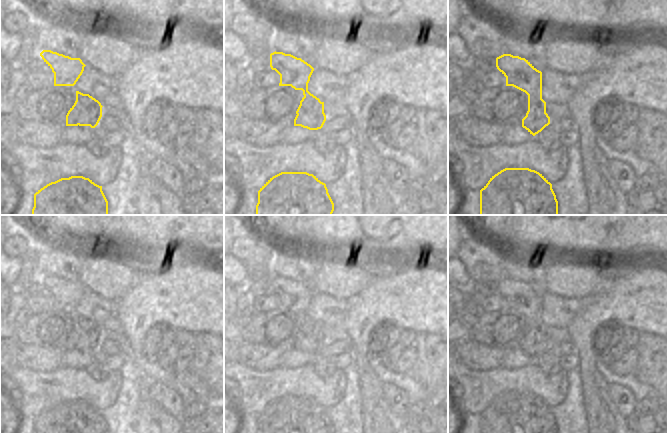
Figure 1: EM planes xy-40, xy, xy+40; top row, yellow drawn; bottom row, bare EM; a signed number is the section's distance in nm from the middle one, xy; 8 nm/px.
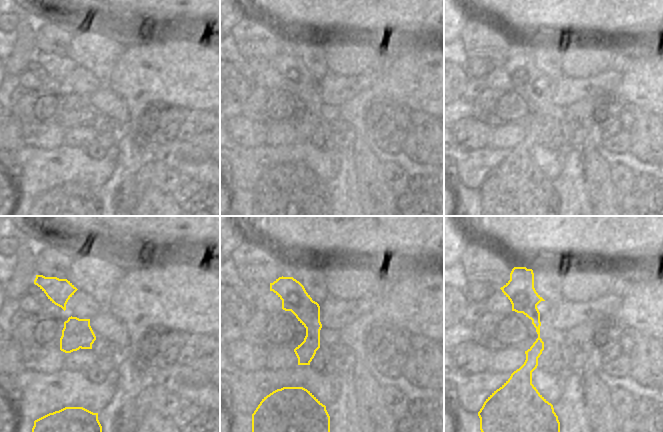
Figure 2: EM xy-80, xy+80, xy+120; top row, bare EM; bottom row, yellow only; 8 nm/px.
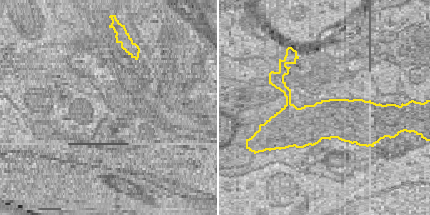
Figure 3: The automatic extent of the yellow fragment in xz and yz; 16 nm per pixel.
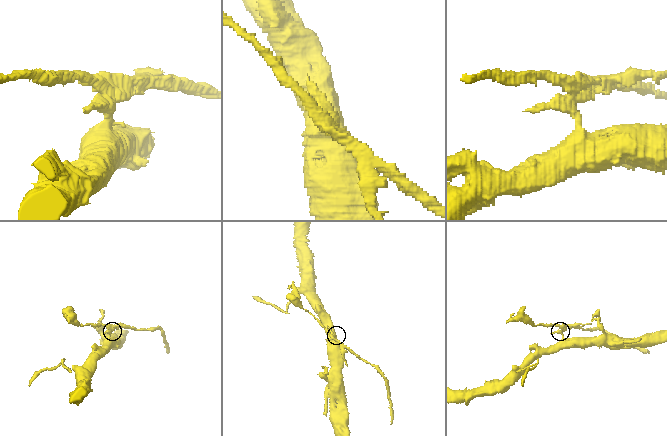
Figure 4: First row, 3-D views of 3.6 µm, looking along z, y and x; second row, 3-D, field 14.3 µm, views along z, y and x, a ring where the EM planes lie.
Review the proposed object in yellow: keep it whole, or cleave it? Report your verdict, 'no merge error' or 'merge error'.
merge error

